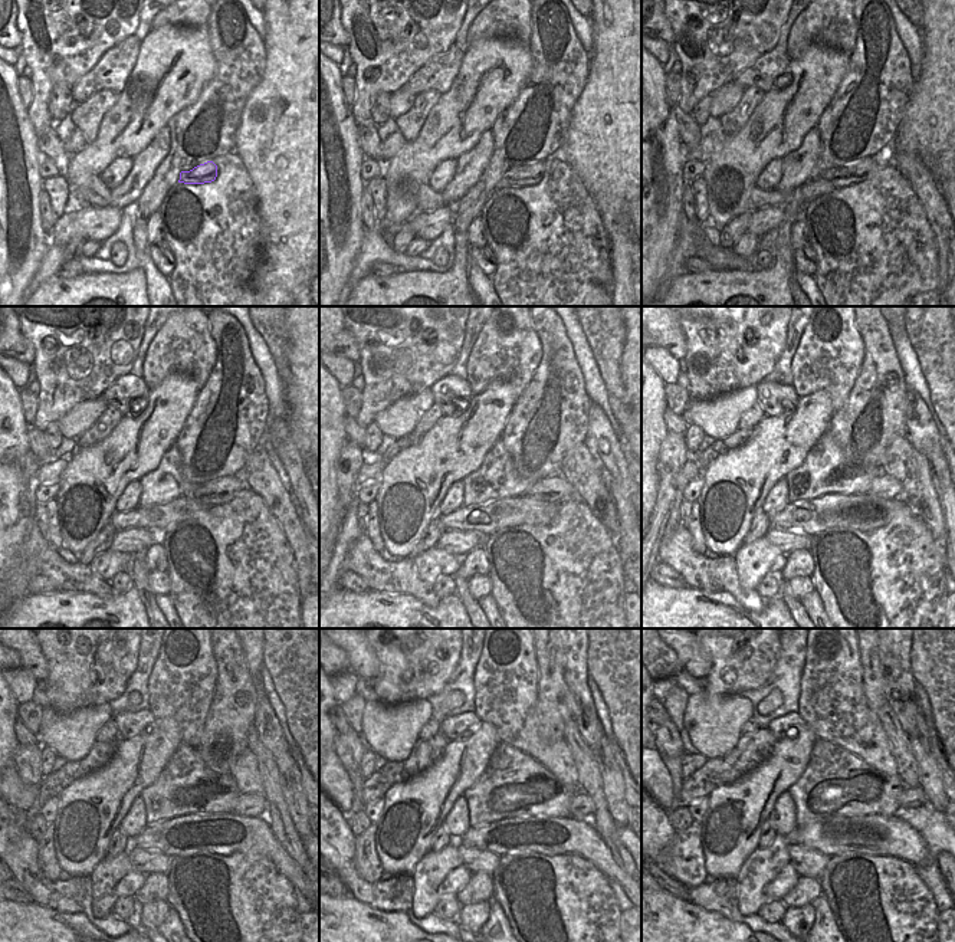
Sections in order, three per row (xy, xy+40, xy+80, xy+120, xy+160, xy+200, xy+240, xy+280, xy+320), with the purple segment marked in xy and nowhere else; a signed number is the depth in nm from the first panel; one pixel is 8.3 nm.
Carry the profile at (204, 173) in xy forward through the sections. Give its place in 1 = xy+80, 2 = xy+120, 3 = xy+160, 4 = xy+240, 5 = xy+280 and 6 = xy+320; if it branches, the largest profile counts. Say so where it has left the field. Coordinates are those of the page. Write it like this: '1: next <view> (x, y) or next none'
1: next xy+80 (856, 171)
2: next xy+120 (220, 491)
3: next xy+160 (554, 488)
4: next xy+240 (249, 804)
5: next xy+280 (581, 807)
6: next xy+320 (912, 797)

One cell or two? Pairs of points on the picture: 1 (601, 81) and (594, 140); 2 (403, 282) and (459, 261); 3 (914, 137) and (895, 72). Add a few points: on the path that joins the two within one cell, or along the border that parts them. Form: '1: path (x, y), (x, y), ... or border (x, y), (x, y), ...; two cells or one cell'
1: path (601, 95), (601, 125); one cell
2: path (419, 282), (445, 282), (450, 276); one cell
3: border (915, 81), (892, 140); two cells

